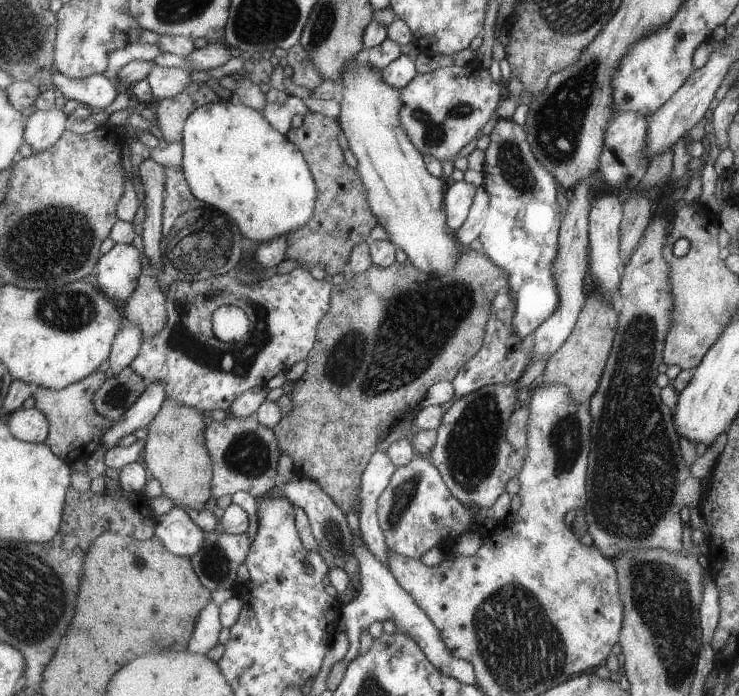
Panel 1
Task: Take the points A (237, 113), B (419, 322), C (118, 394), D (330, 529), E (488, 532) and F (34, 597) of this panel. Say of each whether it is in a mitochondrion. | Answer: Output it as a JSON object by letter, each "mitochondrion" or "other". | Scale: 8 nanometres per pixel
{"A":"other","B":"mitochondrion","C":"mitochondrion","D":"mitochondrion","E":"other","F":"mitochondrion"}

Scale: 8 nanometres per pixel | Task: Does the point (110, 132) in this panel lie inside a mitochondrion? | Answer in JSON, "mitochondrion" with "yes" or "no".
{"mitochondrion":"no"}

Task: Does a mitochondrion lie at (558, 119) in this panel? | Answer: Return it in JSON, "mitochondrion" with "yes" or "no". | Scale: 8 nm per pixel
{"mitochondrion":"yes"}

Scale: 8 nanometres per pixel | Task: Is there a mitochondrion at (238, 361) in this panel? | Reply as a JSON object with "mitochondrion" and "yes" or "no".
{"mitochondrion":"yes"}

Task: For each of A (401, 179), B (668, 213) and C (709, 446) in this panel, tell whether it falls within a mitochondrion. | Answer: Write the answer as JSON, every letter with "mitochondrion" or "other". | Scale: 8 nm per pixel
{"A":"other","B":"other","C":"other"}

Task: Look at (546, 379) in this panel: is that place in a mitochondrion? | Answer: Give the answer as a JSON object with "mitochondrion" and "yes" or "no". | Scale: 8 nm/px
{"mitochondrion":"no"}

